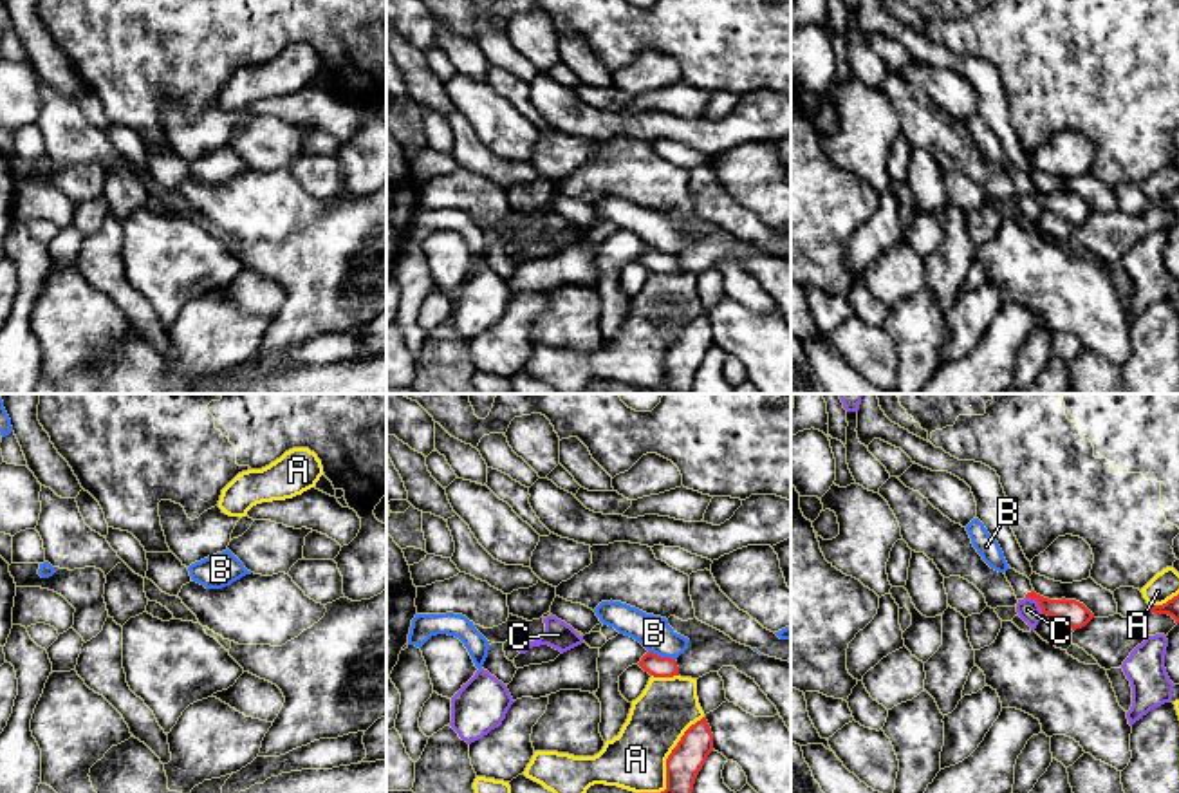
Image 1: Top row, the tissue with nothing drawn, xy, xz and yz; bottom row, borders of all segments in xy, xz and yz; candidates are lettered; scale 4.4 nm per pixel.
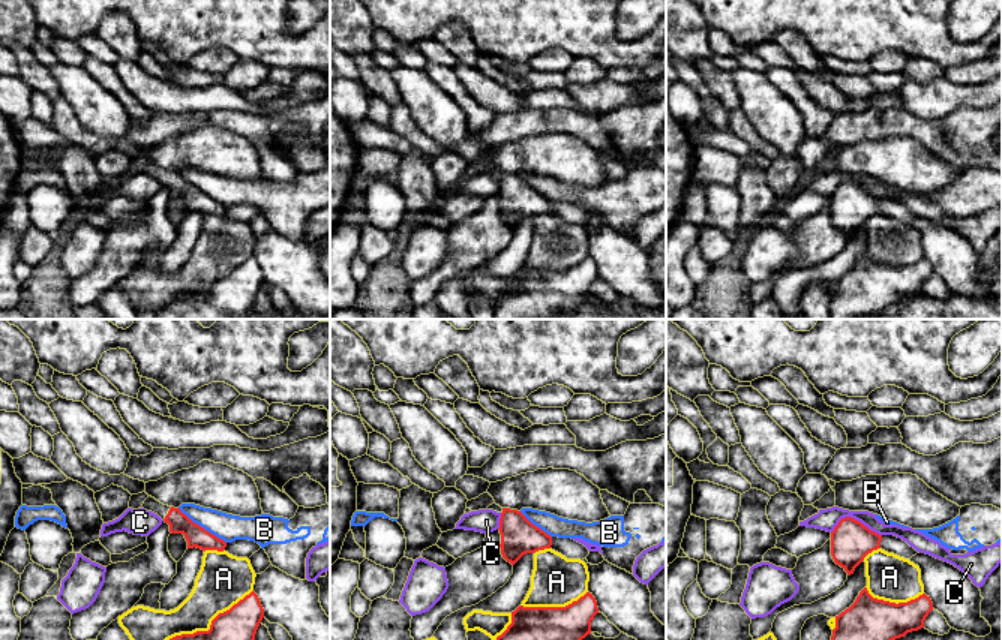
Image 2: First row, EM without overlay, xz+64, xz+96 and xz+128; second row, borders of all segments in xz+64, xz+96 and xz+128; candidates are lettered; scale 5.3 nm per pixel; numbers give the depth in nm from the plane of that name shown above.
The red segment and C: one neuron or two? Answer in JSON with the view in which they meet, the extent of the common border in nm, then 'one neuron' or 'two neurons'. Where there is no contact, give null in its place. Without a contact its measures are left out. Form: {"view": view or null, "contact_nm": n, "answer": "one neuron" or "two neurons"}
{"view": "yz", "contact_nm": 110, "answer": "two neurons"}

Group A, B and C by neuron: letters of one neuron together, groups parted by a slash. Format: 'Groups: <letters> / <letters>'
Groups: A / B / C

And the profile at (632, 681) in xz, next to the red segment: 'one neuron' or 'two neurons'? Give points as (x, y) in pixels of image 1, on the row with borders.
two neurons

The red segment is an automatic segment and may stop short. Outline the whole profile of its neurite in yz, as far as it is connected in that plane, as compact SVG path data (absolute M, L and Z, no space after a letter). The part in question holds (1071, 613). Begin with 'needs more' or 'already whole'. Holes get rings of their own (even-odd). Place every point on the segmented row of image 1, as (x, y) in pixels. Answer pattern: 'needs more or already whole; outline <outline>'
needs more; outline M1007 569L1006 573L1007 582L1011 583L1017 600L1031 598L1036 600L1042 614L1053 616L1062 623L1069 625L1072 630L1085 627L1094 614L1076 600L1049 600L1035 592L1031 580L1015 569Z

